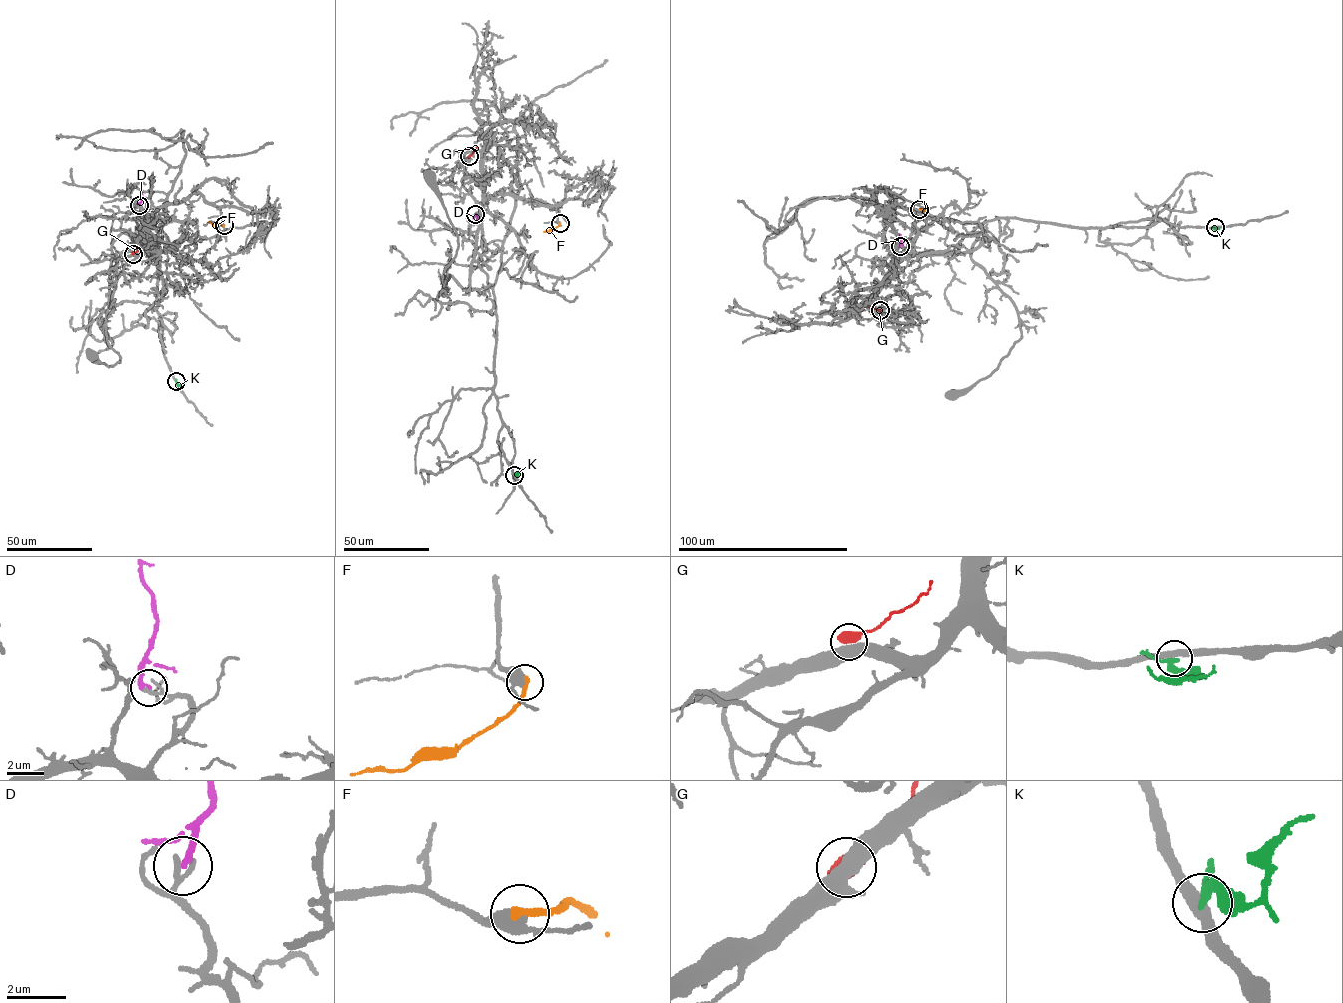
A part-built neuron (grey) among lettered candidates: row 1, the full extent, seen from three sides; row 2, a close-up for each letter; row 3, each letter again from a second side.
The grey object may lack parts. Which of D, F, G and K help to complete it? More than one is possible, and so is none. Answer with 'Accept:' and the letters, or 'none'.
Accept: none

